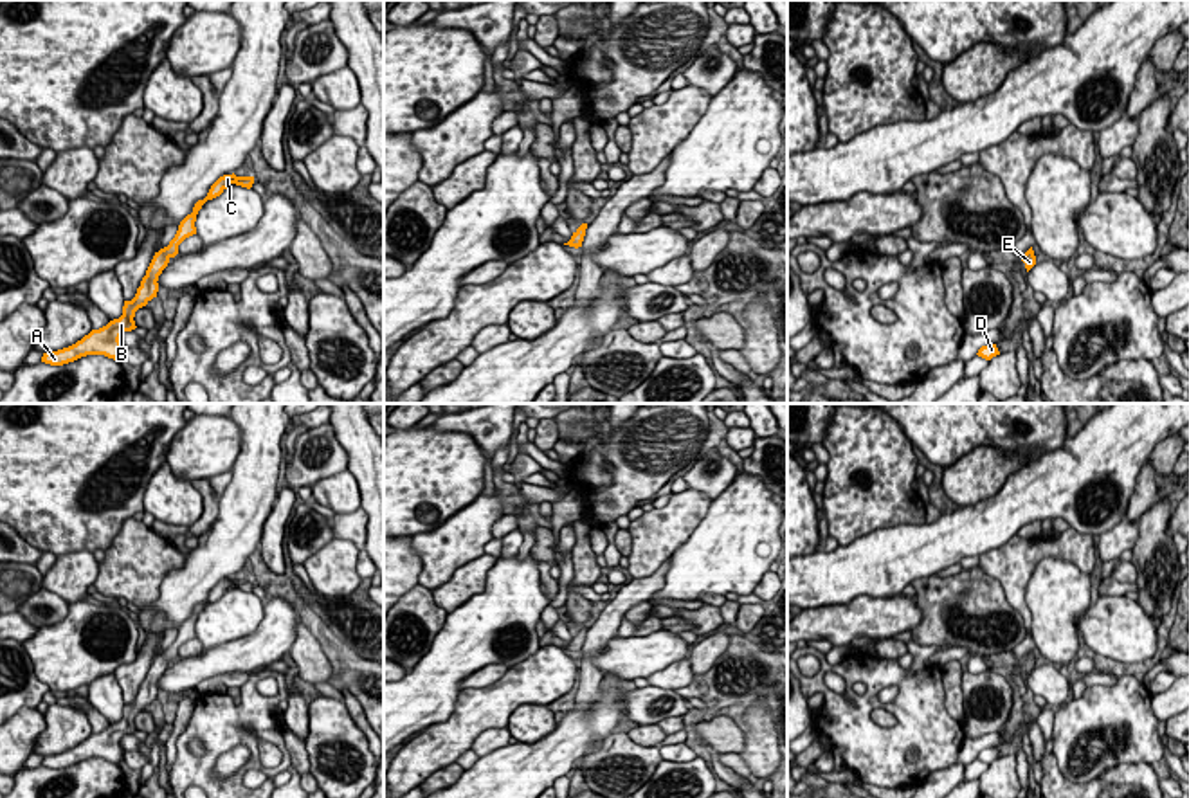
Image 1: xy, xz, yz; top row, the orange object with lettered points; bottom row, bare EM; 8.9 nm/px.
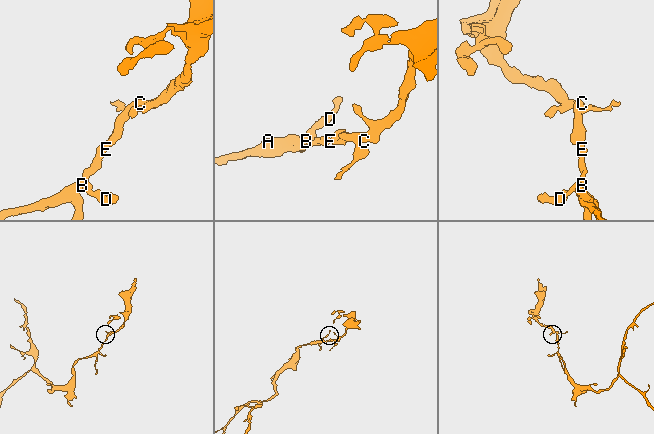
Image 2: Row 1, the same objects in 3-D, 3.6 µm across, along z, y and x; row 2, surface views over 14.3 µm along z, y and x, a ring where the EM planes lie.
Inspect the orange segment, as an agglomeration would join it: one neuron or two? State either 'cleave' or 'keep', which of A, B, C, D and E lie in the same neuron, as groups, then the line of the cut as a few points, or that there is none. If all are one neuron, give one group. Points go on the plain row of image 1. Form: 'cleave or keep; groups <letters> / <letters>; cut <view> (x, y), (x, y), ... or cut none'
keep; groups A B C D E; cut none

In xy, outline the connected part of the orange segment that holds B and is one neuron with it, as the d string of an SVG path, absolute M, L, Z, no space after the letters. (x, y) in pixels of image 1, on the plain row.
M234 576L220 580L211 589L207 600L204 603L198 603L193 611L193 616L180 625L178 634L169 645L169 648L155 656L146 674L146 679L142 681L141 690L137 692L135 701L132 704L124 704L123 719L119 722L110 724L99 733L92 733L88 739L85 739L81 744L68 751L43 757L41 766L50 769L63 769L86 758L104 758L119 766L121 758L124 757L119 744L121 739L137 731L133 724L135 715L146 710L153 701L157 701L159 679L168 670L169 663L178 657L178 648L186 641L196 638L195 625L198 614L207 603L220 600L231 587L250 593L254 587L254 580L236 580Z

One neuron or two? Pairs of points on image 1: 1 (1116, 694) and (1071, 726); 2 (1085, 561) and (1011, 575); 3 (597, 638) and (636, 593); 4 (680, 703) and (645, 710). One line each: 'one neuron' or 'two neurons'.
1: one neuron
2: one neuron
3: one neuron
4: one neuron

